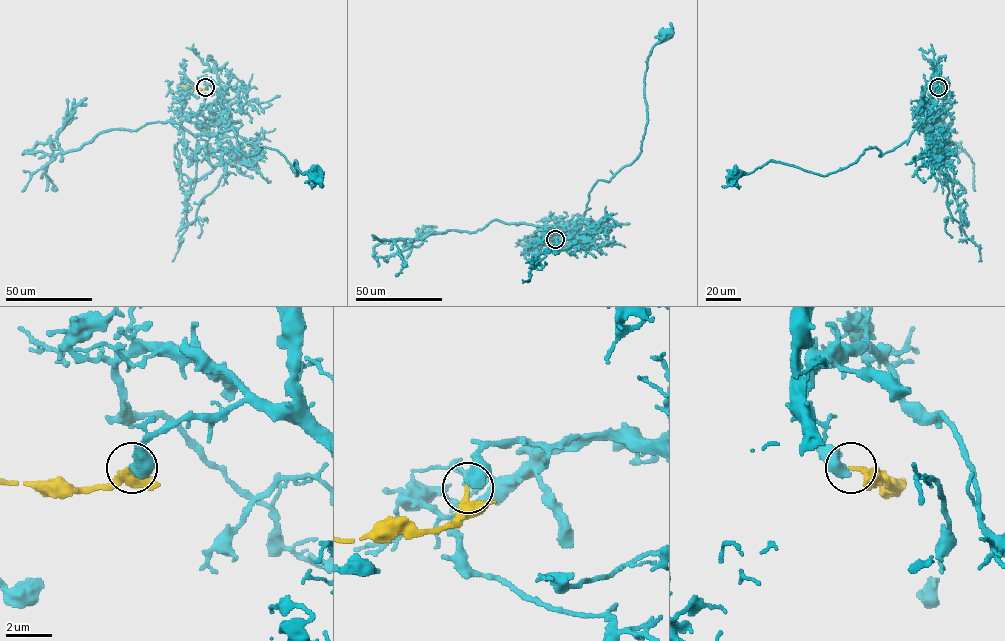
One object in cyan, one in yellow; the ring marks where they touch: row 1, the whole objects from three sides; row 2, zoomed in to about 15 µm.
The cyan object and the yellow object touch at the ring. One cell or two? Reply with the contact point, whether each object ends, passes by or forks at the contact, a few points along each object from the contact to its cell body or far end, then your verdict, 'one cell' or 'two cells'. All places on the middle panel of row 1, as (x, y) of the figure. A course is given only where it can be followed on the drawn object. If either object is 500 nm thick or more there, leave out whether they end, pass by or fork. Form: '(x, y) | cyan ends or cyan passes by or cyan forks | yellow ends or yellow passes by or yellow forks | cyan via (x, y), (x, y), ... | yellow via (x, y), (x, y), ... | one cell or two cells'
(555, 239) | cyan via (556, 239), (573, 234), (571, 228), (583, 216), (596, 182), (608, 181), (641, 151), (647, 57), (665, 34) | yellow via (556, 239), (553, 243), (535, 242) | two cells

